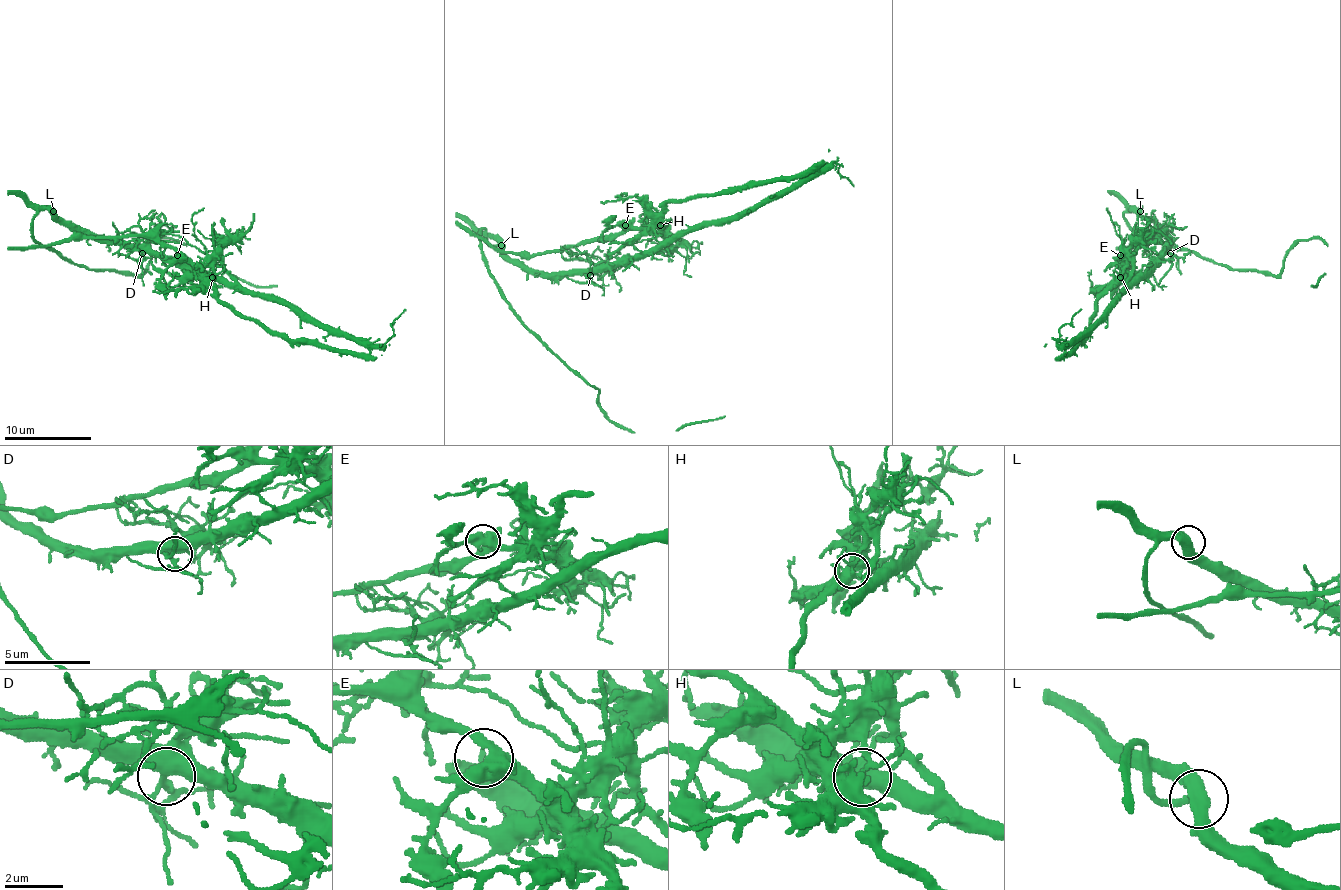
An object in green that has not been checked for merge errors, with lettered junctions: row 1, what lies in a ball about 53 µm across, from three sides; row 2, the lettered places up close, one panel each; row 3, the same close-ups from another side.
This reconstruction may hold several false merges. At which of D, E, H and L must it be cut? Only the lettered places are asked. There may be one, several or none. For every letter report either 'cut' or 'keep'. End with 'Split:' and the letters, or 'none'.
D: keep
E: keep
H: cut
L: keep
Split: H

